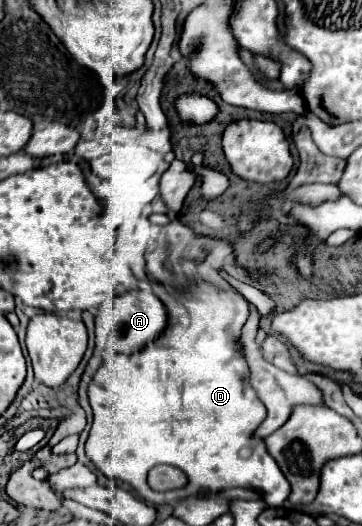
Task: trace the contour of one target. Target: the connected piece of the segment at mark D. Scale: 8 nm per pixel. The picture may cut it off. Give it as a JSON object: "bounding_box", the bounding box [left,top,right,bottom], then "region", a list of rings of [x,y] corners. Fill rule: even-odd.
{"bounding_box":[86,279,290,505],"region":[[[198,279],[192,287],[188,287],[186,291],[184,289],[172,289],[172,287],[166,287],[166,285],[160,285],[160,283],[152,283],[154,285],[154,293],[160,297],[160,301],[164,303],[166,311],[168,311],[168,325],[166,329],[160,333],[158,339],[154,339],[152,343],[148,343],[144,349],[140,349],[138,353],[132,353],[132,355],[110,355],[104,359],[104,363],[100,365],[100,369],[94,373],[92,381],[90,381],[90,389],[88,389],[88,395],[90,395],[90,405],[94,409],[94,423],[92,423],[92,429],[90,429],[90,437],[86,441],[86,455],[88,459],[104,473],[108,475],[110,479],[120,479],[124,483],[128,483],[146,503],[150,505],[166,505],[166,503],[172,503],[176,499],[188,499],[188,497],[194,497],[198,495],[200,491],[202,493],[218,493],[218,491],[224,491],[224,489],[232,489],[232,487],[250,487],[252,491],[258,491],[264,499],[266,505],[284,505],[284,501],[288,499],[288,491],[290,491],[290,483],[284,479],[280,467],[276,467],[276,461],[272,459],[272,455],[266,451],[264,447],[264,439],[256,437],[254,431],[266,419],[266,407],[264,403],[260,401],[260,397],[256,395],[254,387],[250,385],[250,379],[248,379],[248,363],[246,363],[246,357],[244,357],[244,351],[242,351],[242,345],[240,345],[240,335],[242,335],[242,327],[250,315],[250,303],[244,295],[240,295],[240,291],[232,289],[232,291],[226,291],[222,287],[216,287],[214,283],[208,283],[204,279]],[[156,465],[174,465],[178,469],[182,469],[188,477],[188,485],[182,487],[182,489],[176,489],[176,491],[166,491],[166,493],[156,493],[148,487],[146,483],[146,477],[148,477],[148,471]]]}

